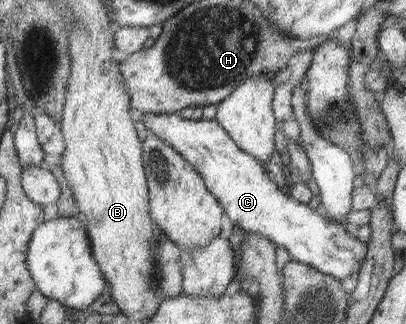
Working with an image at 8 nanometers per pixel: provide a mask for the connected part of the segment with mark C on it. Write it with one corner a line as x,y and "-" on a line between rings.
139,113
145,128
174,148
203,177
207,191
219,201
227,216
244,231
266,236
277,247
285,247
293,261
344,280
357,274
366,259
368,245
347,232
341,223
326,219
307,204
292,198
269,177
263,164
247,154
216,122
187,120
173,114

